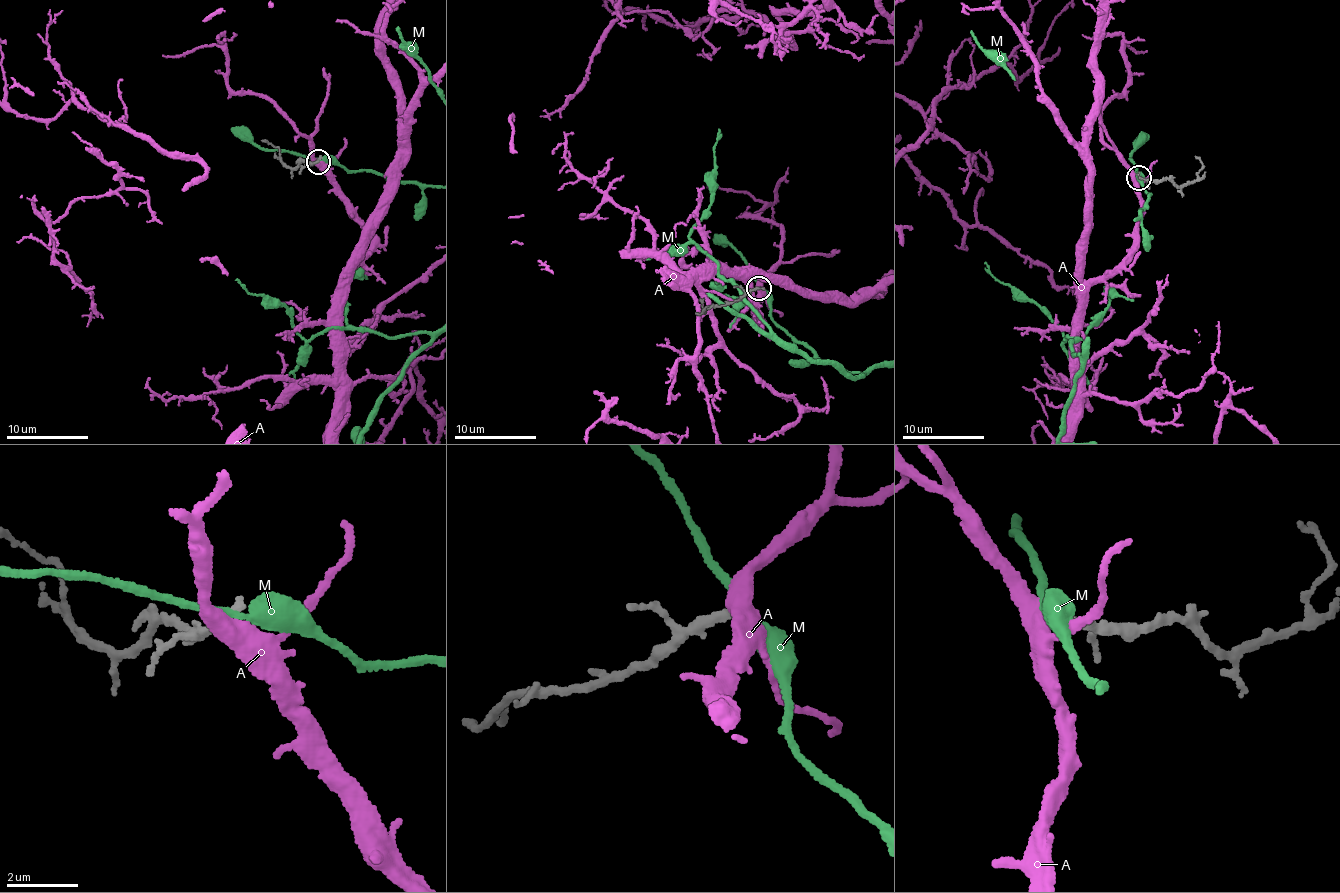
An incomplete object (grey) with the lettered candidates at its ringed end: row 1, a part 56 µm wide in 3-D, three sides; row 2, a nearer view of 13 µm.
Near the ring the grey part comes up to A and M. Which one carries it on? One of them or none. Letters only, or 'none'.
A

